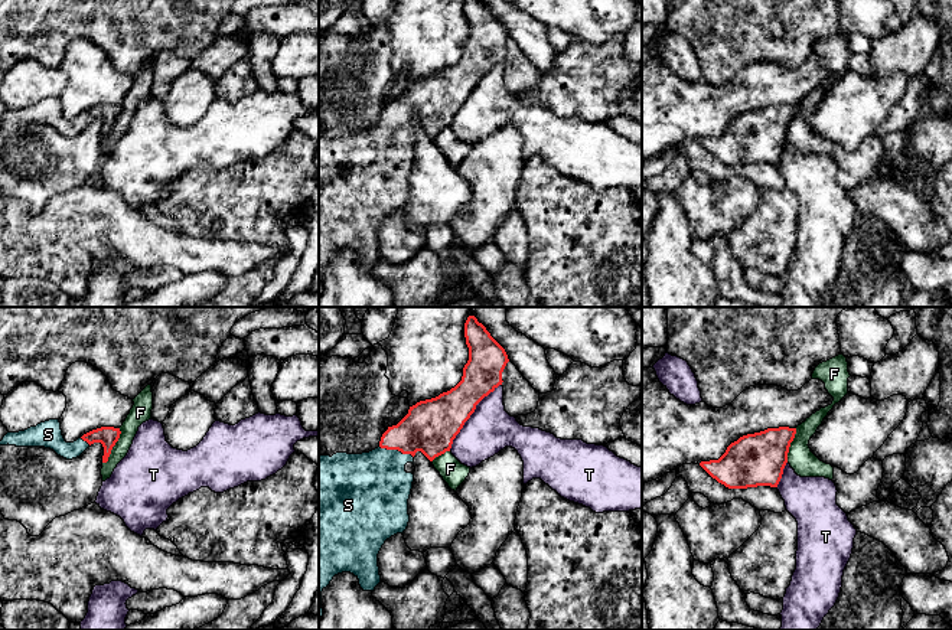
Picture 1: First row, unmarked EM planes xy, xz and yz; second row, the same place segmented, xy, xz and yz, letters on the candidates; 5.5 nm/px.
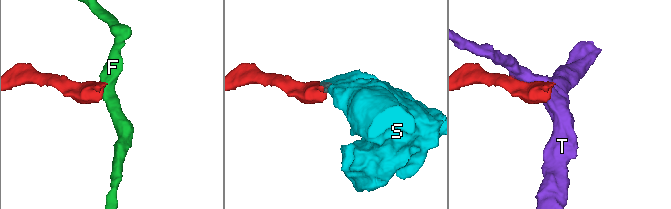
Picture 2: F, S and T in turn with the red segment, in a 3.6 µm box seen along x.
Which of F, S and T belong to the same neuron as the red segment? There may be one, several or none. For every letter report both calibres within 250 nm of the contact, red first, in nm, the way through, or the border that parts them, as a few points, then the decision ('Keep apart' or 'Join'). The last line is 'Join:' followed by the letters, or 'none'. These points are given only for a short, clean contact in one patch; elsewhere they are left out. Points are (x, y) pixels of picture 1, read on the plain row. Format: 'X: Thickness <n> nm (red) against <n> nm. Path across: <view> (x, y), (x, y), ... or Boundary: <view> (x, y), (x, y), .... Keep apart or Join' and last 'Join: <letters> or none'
F: Thickness 110 nm (red) against 120 nm. Boundary: xy (120, 105), (120, 114), (108, 136), (103, 140). Keep apart
S: Thickness 300 nm (red) against 380 nm. Path across: xz (430, 103), (413, 110), (397, 126), (374, 163). Join
T: Thickness 300 nm (red) against 260 nm. Keep apart
Join: S

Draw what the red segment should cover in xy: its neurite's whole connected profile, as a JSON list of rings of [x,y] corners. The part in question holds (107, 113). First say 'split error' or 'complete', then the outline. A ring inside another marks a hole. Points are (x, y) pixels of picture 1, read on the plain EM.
split error; [[[49,97],[25,108],[7,110],[0,118],[0,123],[45,124],[66,137],[72,137],[79,134],[91,121],[101,120],[104,124],[102,140],[107,140],[120,111],[120,105],[101,104],[84,111],[74,120],[66,120],[59,97]]]

